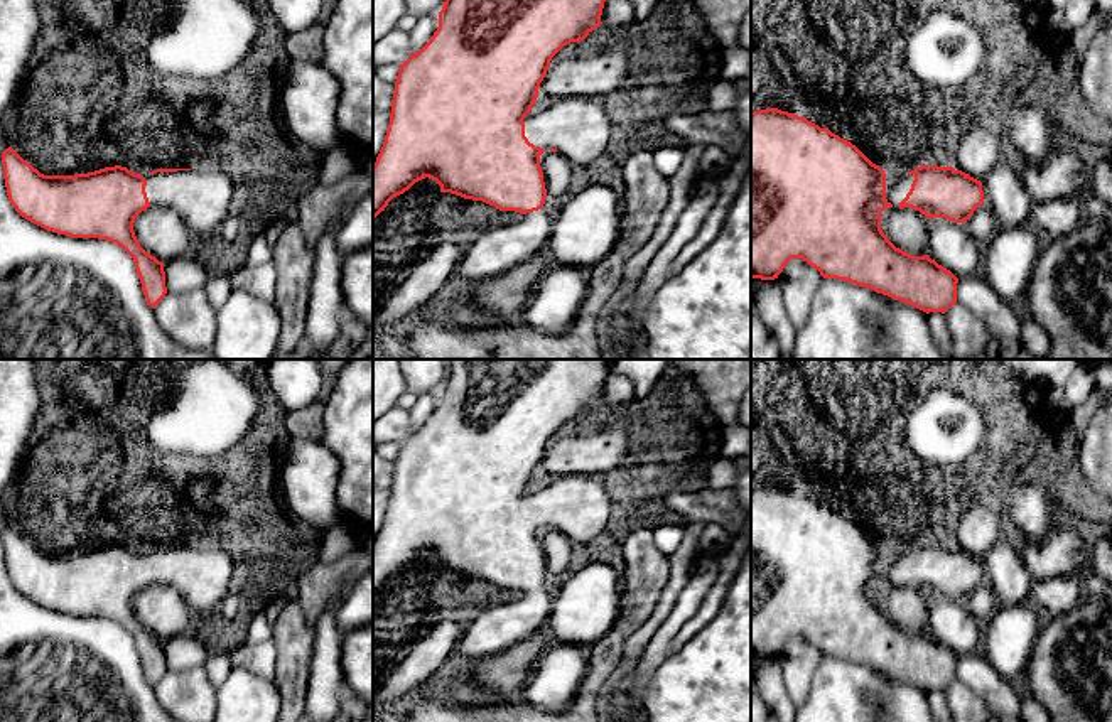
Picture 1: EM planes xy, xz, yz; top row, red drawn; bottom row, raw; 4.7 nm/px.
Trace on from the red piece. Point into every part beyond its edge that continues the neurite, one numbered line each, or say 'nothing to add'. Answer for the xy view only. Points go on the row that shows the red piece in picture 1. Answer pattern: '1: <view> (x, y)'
1: xy (201, 196)

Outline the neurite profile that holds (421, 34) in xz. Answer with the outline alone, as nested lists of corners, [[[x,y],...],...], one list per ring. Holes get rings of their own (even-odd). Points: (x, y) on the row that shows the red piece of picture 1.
[[[424,15],[408,32],[412,54],[418,52],[434,35],[439,27],[439,15]]]

